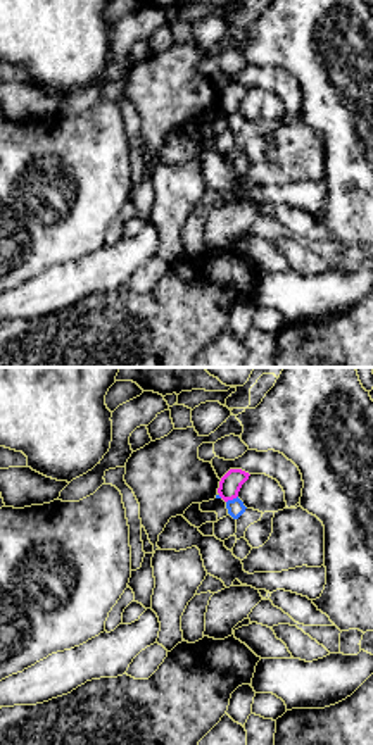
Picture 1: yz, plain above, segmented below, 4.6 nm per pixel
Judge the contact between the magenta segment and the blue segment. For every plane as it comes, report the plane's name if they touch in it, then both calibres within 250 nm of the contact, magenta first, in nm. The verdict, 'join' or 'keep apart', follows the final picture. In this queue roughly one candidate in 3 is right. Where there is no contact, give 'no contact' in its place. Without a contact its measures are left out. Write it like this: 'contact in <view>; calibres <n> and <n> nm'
contact in yz; calibres 100 and 80 nm

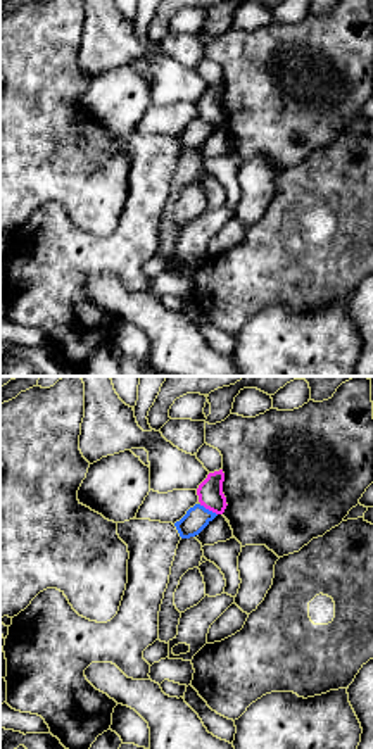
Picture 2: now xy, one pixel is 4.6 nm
contact in xy; calibres 120 and 110 nm

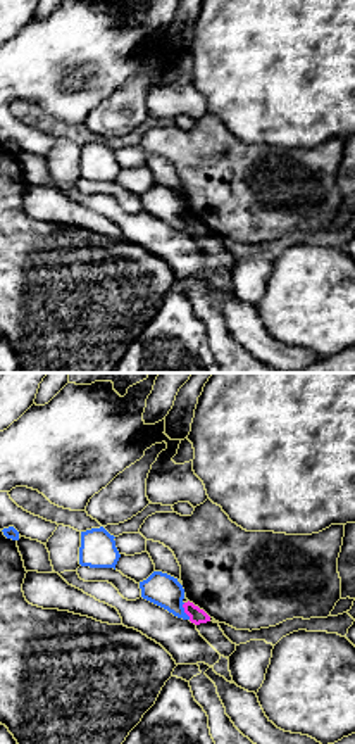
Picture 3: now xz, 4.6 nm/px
contact in xz; calibres 70 and 150 nm

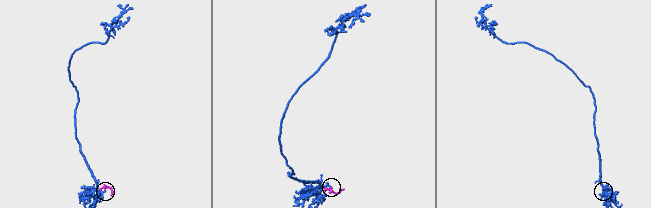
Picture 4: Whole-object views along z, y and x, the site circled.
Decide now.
keep apart

